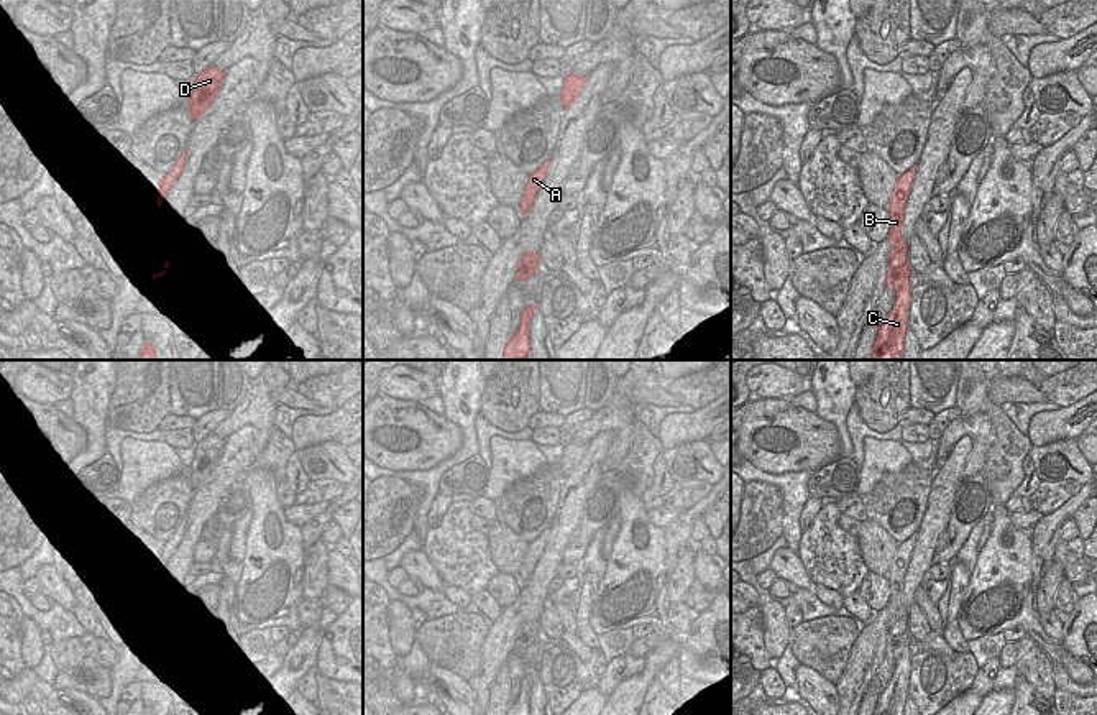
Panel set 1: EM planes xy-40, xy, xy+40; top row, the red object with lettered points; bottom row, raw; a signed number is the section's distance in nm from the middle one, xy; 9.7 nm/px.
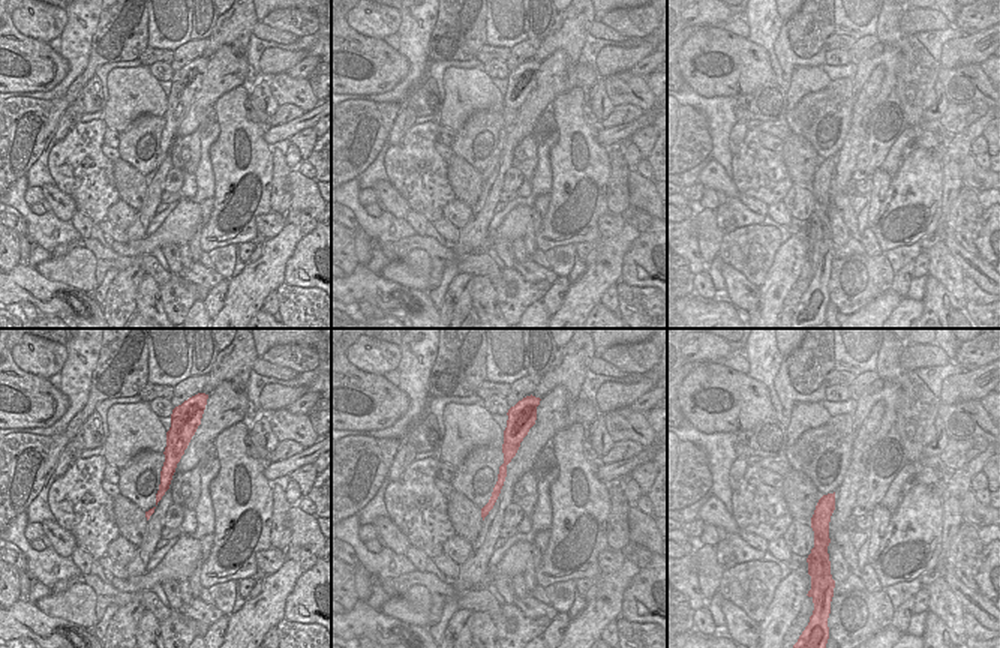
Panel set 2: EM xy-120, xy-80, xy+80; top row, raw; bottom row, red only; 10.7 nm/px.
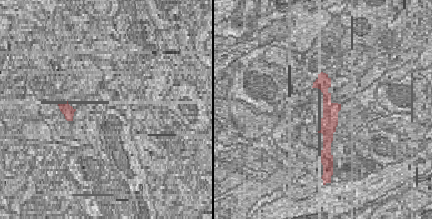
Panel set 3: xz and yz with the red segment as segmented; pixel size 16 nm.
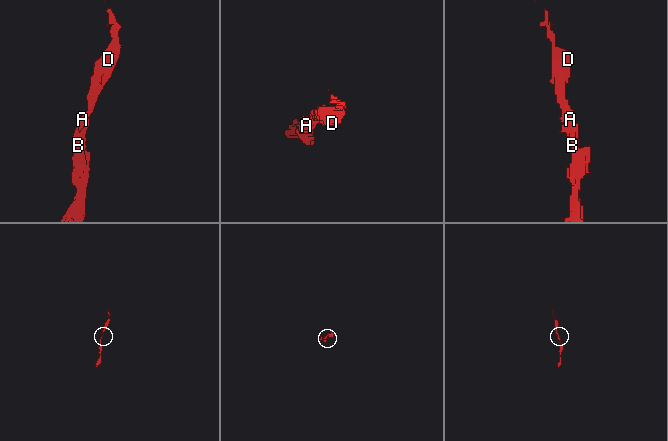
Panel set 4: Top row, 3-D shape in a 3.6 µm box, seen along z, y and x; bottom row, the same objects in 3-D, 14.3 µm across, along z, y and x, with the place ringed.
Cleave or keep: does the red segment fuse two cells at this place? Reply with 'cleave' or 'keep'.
cleave

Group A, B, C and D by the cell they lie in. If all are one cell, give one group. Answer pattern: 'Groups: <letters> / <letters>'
Groups: A B D / C

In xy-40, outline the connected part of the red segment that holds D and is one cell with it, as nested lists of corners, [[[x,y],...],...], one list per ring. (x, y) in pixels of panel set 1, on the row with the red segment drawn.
[[[209,66],[205,71],[194,76],[194,90],[187,100],[192,122],[197,120],[217,97],[223,74],[225,71]]]

